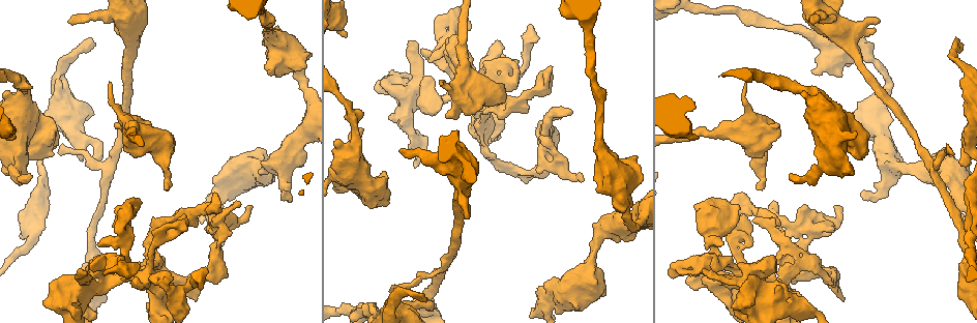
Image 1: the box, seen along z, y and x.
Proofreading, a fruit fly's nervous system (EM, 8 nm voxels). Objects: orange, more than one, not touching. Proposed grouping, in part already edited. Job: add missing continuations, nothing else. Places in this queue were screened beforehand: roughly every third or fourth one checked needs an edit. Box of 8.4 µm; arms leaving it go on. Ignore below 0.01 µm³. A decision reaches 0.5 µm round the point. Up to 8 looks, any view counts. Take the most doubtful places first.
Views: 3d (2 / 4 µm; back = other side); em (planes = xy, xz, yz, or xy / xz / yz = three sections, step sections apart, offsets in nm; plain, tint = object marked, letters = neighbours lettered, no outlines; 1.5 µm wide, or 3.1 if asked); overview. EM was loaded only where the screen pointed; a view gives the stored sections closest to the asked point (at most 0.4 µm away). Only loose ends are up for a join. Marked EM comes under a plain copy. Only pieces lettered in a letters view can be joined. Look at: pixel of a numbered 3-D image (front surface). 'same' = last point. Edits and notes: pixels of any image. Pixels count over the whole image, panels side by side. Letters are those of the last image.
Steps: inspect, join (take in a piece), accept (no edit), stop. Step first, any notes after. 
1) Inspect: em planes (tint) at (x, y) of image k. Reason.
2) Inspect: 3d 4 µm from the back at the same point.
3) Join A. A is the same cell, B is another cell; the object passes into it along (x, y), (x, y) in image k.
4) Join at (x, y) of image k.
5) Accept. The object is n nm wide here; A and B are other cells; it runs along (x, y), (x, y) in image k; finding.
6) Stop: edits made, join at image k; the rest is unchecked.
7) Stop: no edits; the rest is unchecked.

Inspect: 3d 2 µm at (501, 123) of image 1. Free end.

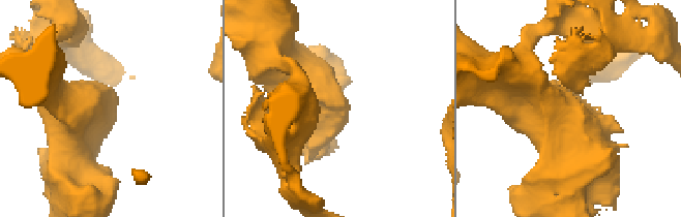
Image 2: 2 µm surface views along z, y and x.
Inspect: em planes (letters) at (346, 107) of image 2. The arms are 300, 380 nm wide; need the tissue.

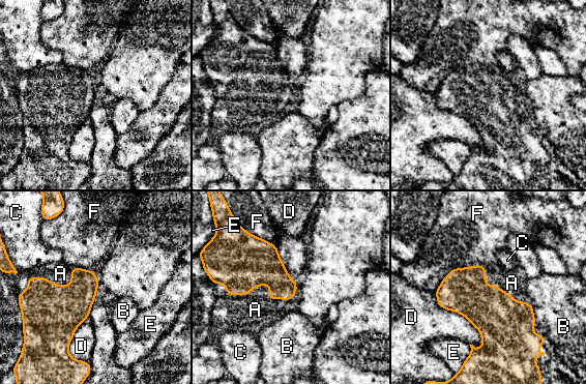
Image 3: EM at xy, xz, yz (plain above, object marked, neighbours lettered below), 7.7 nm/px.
Join A. The object is 190 nm wide here; A is the same cell, B, C, D, E and F are other cells; the object passes into it along (240, 261), (264, 283), (255, 309) in image 3; the cell continues.

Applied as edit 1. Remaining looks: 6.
Inspect: overview.

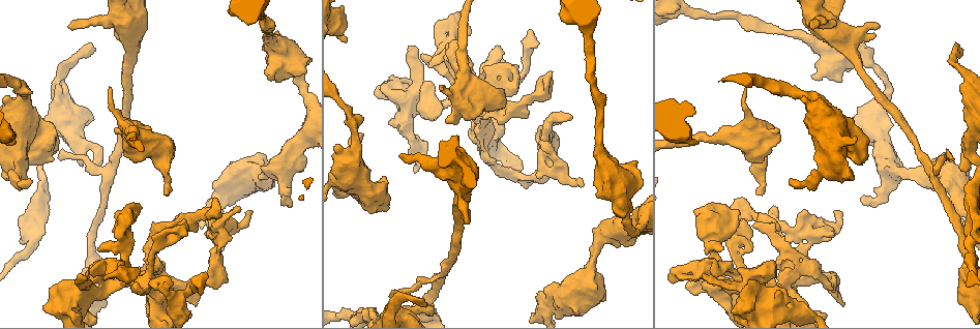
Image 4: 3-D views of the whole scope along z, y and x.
Inspect: em xy step 8 (letters) at (402, 154) of image 4. An open end.

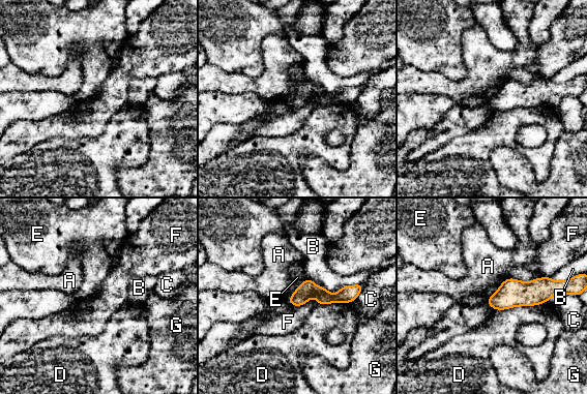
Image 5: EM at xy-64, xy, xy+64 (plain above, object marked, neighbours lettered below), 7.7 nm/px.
Accept. A, B, C, D, E, F and G are other cells; a border runs along (317, 298), (290, 303) in image 5; none of them fits.

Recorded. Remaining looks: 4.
Inspect: em yz step 4 (letters) at (704, 274) of image 4. Free end.

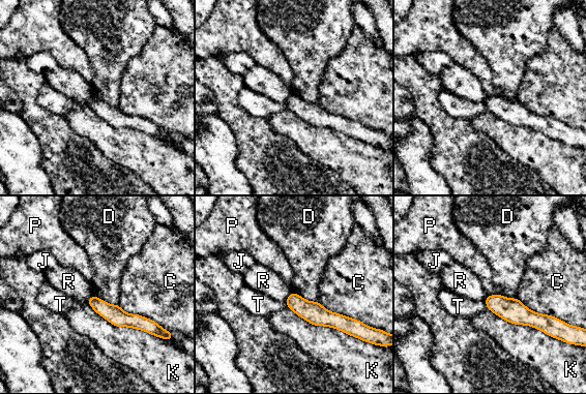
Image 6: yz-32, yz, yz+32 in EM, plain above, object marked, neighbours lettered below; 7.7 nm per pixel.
Accept. The object is 110 nm wide here; C, D, J, K, P, R and T are other cells; none of them fits.

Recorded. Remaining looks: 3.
Stop: edits made, join at image 3; the rest is unchecked.

